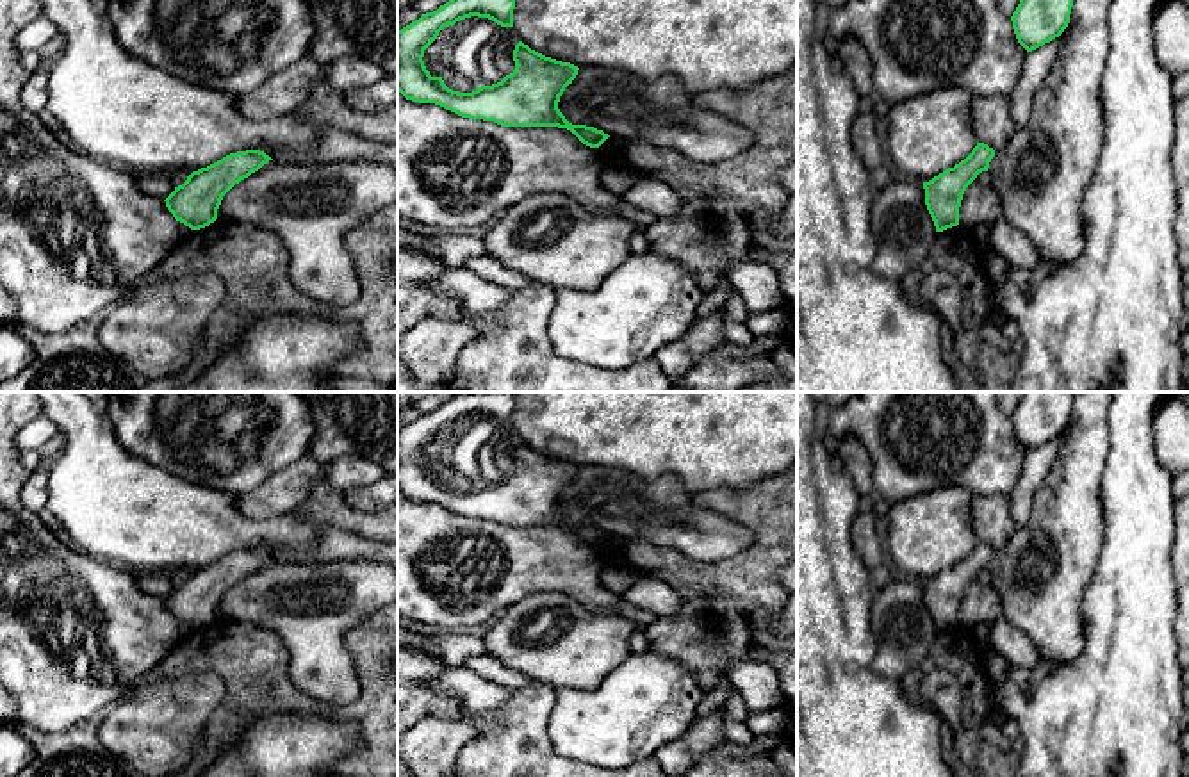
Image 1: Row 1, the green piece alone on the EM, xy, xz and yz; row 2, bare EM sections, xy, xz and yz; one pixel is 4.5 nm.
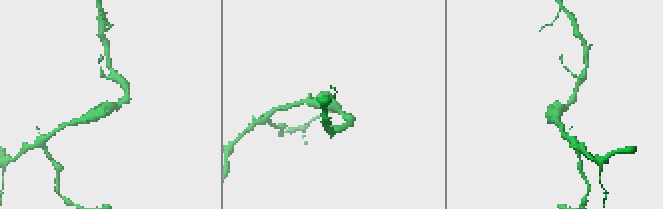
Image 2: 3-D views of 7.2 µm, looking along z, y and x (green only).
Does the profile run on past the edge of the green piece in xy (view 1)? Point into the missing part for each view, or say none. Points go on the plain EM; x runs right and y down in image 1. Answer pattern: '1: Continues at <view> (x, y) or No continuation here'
1: No continuation here

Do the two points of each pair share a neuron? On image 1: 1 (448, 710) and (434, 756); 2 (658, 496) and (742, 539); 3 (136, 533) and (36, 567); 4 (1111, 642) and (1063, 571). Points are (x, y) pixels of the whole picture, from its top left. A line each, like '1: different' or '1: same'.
1: different
2: same
3: different
4: different

